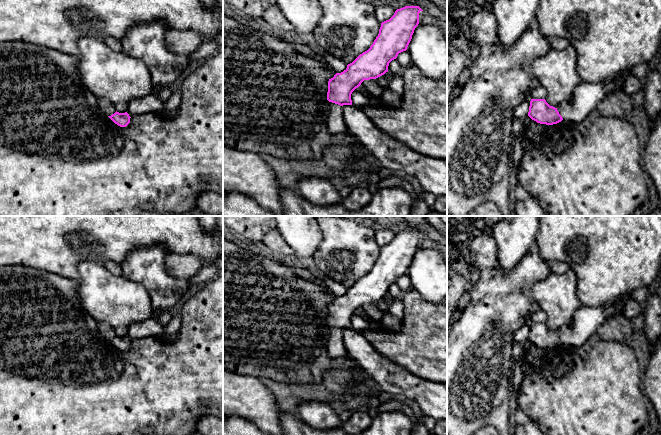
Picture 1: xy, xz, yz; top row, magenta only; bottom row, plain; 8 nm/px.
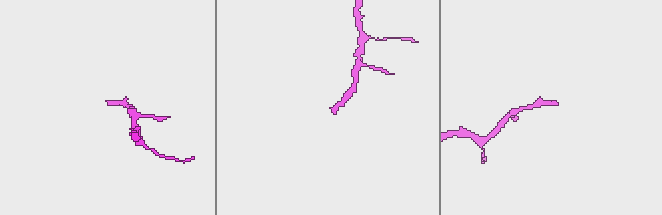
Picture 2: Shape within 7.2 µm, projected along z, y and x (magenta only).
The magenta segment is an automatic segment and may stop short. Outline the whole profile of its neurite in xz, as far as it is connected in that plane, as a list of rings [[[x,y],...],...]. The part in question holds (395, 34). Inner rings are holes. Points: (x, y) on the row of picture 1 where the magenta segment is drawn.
[[[405,6],[381,23],[379,34],[370,48],[347,68],[328,81],[327,129],[331,134],[347,133],[343,105],[352,105],[351,94],[364,80],[376,79],[388,72],[389,63],[406,51],[419,24],[419,6]]]

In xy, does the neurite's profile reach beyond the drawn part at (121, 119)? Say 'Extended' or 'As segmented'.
Extended

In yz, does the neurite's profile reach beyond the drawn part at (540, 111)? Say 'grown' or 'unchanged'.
grown

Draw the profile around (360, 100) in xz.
[[[356,88],[351,94],[352,105],[356,108],[363,109],[369,104],[383,103],[380,97],[362,93]]]

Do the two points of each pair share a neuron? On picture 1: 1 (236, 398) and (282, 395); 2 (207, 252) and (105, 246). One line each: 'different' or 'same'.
1: different
2: same

